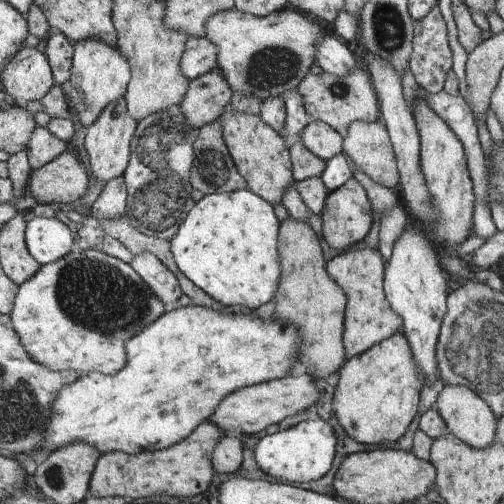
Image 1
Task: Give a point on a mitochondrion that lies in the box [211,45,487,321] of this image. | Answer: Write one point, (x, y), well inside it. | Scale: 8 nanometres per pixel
(338, 89)

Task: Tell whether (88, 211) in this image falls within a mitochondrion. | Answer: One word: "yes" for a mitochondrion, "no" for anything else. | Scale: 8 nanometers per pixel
no

